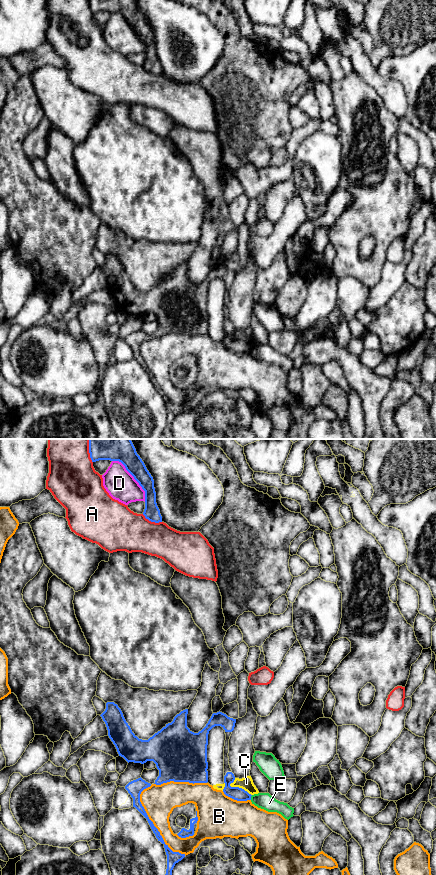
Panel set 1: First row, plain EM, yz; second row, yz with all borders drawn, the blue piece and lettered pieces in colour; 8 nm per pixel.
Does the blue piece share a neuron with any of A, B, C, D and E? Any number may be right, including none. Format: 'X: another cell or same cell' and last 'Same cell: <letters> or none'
A: another cell
B: another cell
C: another cell
D: another cell
E: another cell
Same cell: none

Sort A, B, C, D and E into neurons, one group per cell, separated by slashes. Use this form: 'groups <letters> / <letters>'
groups A / B / C / D / E

